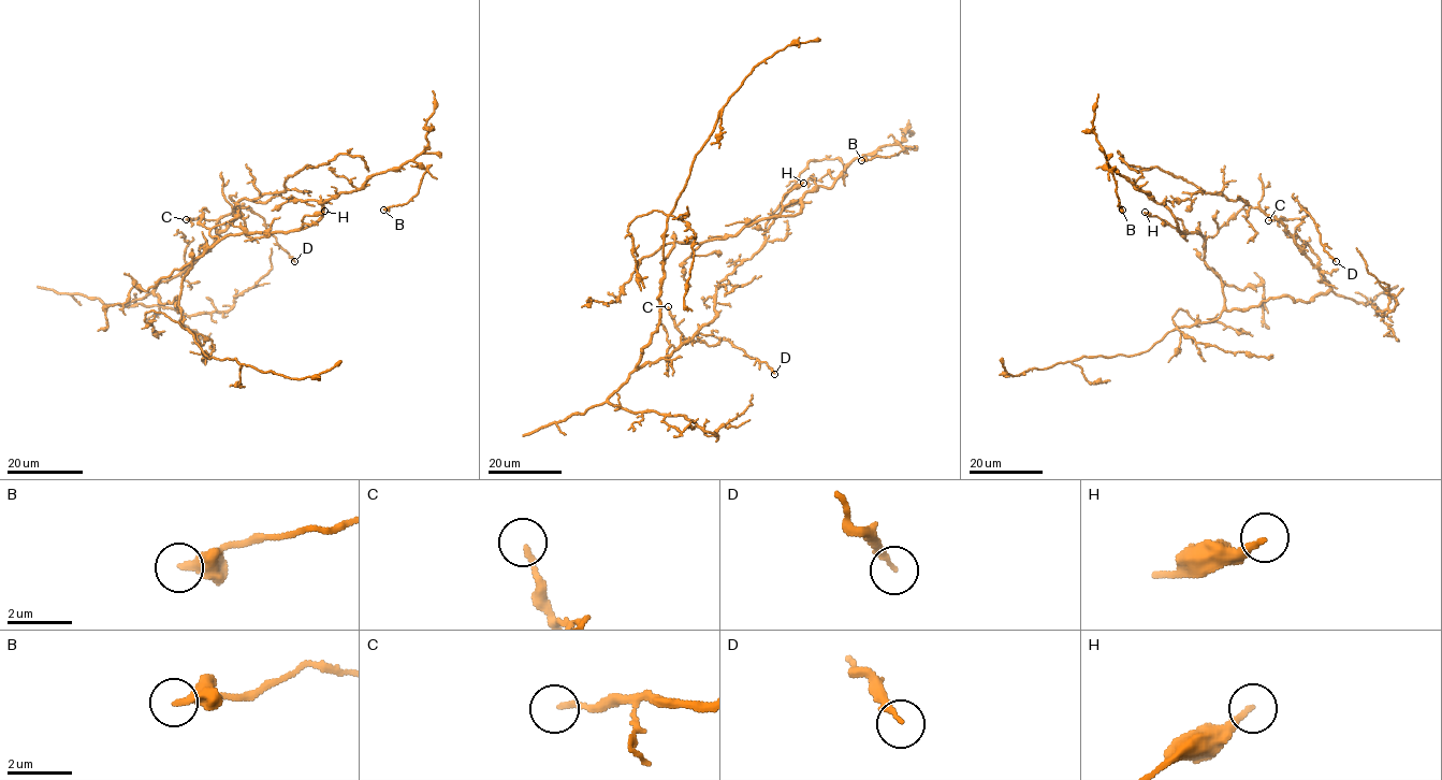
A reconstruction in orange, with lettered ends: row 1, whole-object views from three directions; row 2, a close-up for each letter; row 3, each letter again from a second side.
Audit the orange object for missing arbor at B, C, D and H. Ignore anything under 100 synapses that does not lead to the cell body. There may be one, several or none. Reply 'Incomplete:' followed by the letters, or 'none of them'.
Incomplete: none of them

